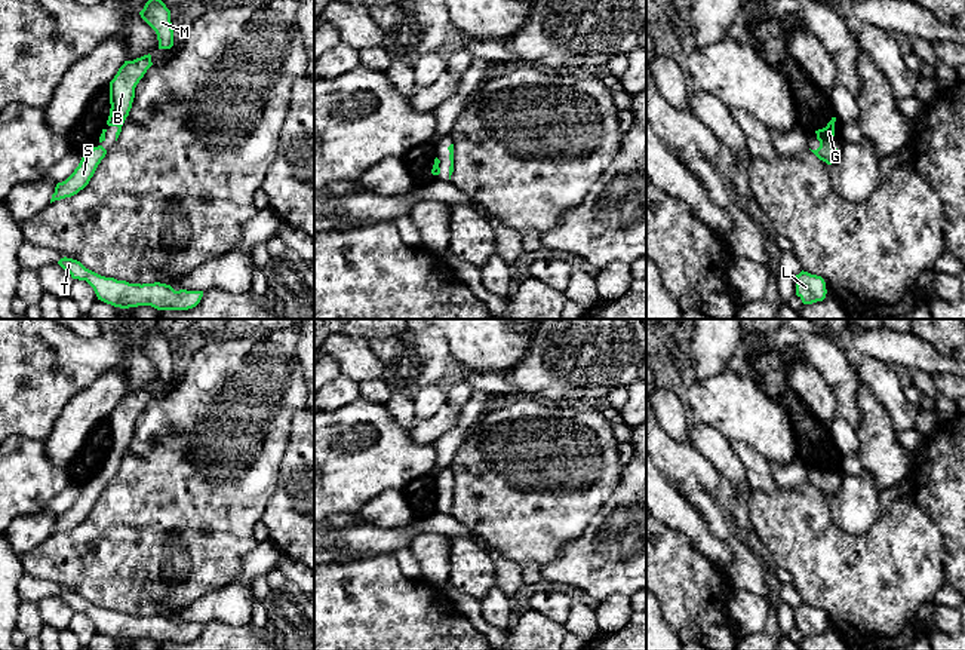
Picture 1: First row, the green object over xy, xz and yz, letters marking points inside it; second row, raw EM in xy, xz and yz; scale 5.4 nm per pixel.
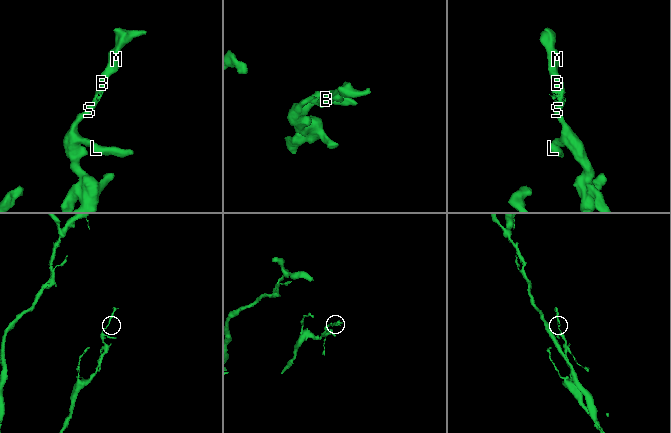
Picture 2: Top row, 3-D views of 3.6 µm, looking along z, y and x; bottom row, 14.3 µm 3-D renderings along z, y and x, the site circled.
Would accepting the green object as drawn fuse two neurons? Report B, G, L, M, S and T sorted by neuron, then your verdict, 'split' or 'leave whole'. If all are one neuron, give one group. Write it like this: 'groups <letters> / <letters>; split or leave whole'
groups B G L M S T; leave whole

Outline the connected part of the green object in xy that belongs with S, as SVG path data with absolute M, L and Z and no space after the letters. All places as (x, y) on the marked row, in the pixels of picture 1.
M101 144L84 153L74 172L65 181L56 184L50 203L55 200L71 197L83 190L89 184L105 154L107 150Z

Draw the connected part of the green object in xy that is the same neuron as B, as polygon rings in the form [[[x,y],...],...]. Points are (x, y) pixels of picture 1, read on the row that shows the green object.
[[[150,53],[133,61],[125,61],[114,79],[110,82],[111,108],[107,125],[119,128],[116,132],[116,141],[132,108],[135,88],[151,65],[153,62]]]

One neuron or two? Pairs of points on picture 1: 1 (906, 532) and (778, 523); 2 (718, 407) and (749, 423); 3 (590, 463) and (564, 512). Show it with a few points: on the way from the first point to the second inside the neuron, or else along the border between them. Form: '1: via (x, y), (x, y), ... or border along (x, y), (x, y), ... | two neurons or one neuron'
1: via (875, 546), (813, 546), (810, 543) | one neuron
2: via (725, 407), (733, 407), (741, 416) | one neuron
3: via (578, 475), (564, 490), (564, 500) | one neuron

